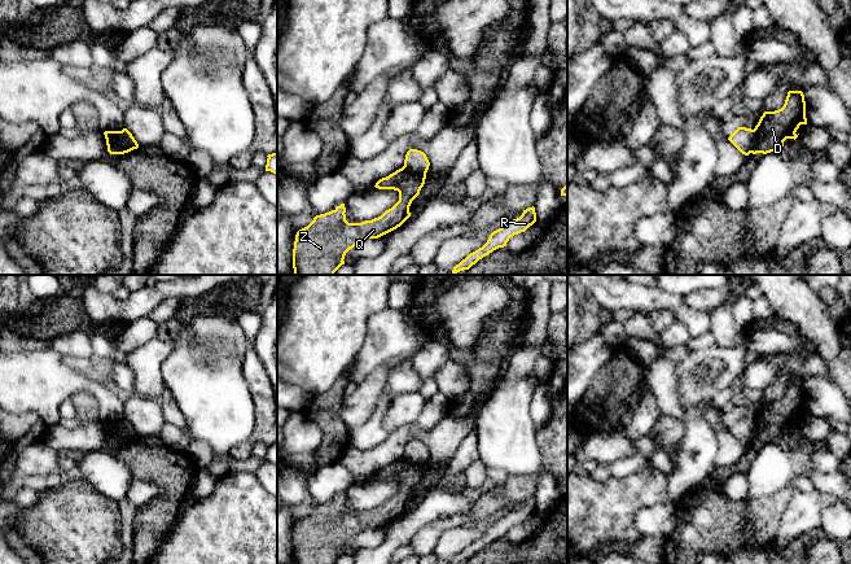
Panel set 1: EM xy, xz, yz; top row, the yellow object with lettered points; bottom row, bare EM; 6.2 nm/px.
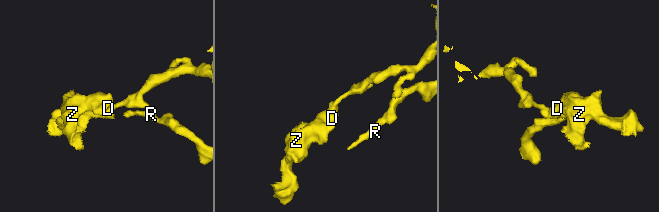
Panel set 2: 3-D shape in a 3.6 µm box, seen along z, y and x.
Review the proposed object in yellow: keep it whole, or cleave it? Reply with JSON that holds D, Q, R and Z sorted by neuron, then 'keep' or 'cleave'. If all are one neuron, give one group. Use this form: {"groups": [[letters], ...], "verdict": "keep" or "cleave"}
{"groups": [["D", "Q", "Z"], ["R"]], "verdict": "cleave"}

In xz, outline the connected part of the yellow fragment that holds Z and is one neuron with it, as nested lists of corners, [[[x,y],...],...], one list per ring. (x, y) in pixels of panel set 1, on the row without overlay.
[[[405,456],[380,469],[374,477],[398,481],[399,491],[372,511],[348,513],[345,494],[316,506],[295,525],[294,564],[334,564],[345,555],[346,543],[356,534],[365,529],[378,529],[400,517],[411,507],[409,497],[420,485],[425,469],[425,464],[414,463]]]

